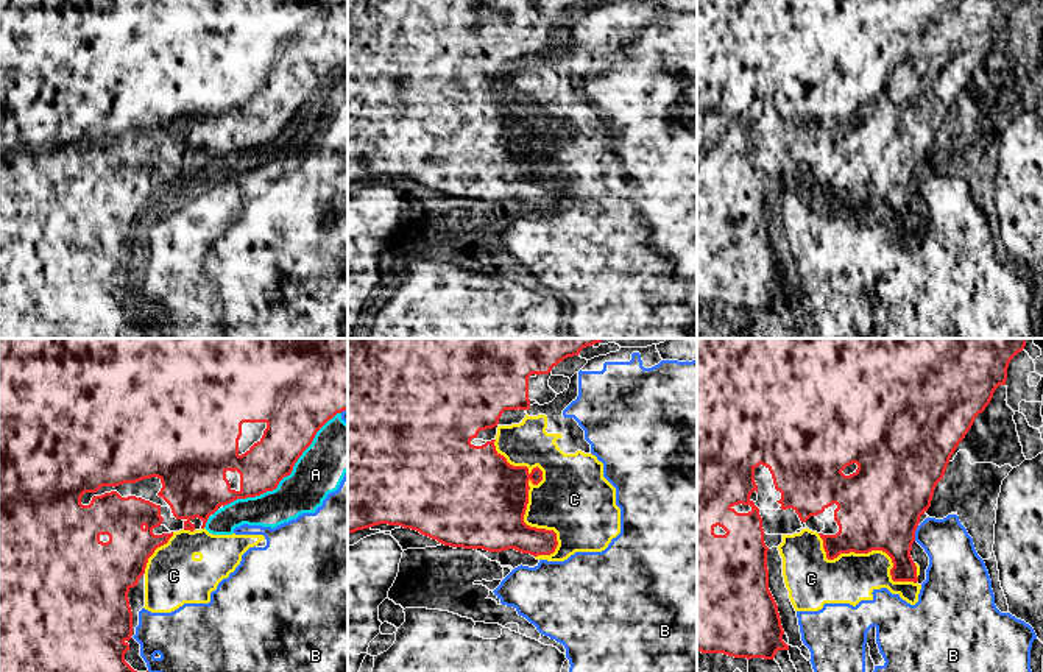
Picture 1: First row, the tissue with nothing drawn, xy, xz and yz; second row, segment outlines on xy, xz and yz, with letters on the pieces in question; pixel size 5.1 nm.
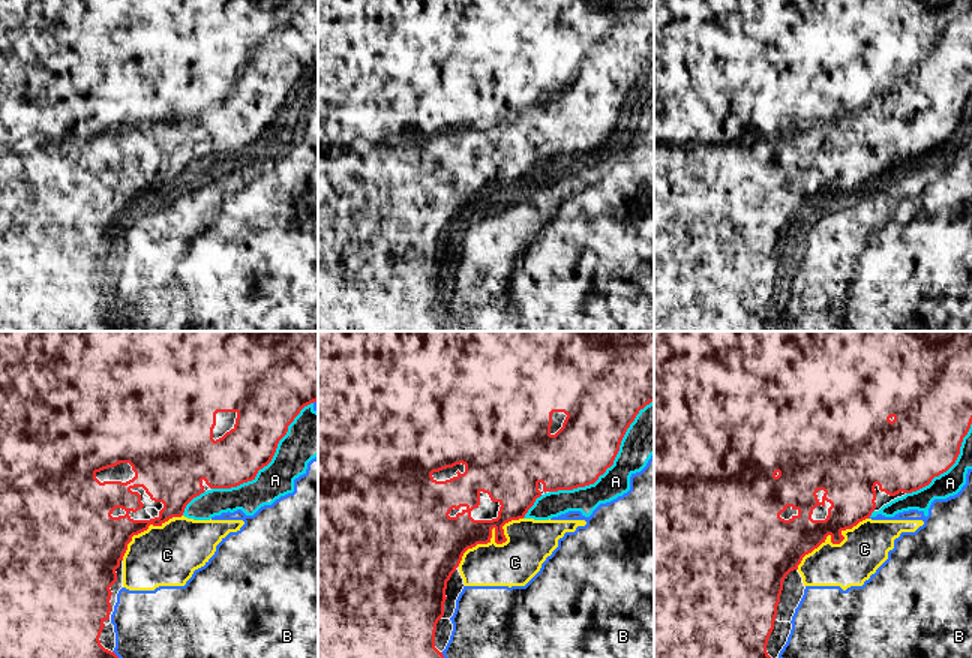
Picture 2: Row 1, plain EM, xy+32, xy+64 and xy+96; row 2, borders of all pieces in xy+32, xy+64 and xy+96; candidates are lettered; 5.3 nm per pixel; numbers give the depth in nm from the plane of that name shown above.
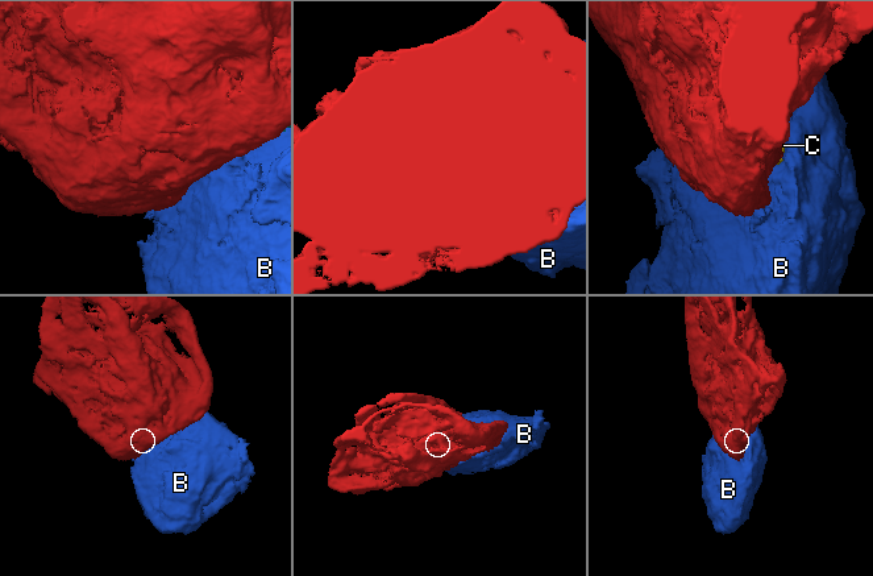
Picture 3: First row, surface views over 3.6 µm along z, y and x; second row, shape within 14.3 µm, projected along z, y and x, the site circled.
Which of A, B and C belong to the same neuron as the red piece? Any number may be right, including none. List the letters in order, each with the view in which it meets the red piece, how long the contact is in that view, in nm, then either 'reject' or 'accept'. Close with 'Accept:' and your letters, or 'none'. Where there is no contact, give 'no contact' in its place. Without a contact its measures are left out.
A: xy | 800 nm | reject
B: yz | 80 nm | reject
C: xz | 650 nm | reject
Accept: none

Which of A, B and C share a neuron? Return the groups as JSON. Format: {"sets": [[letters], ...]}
{"sets": [["A", "B", "C"]]}

